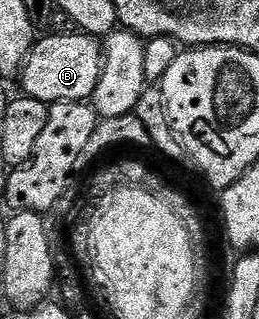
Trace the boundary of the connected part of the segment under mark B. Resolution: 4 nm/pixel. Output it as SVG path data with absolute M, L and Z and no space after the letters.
M80 31L75 33L50 32L34 44L21 68L19 82L24 96L34 97L54 105L57 101L89 101L99 83L103 64L103 45L98 38Z

